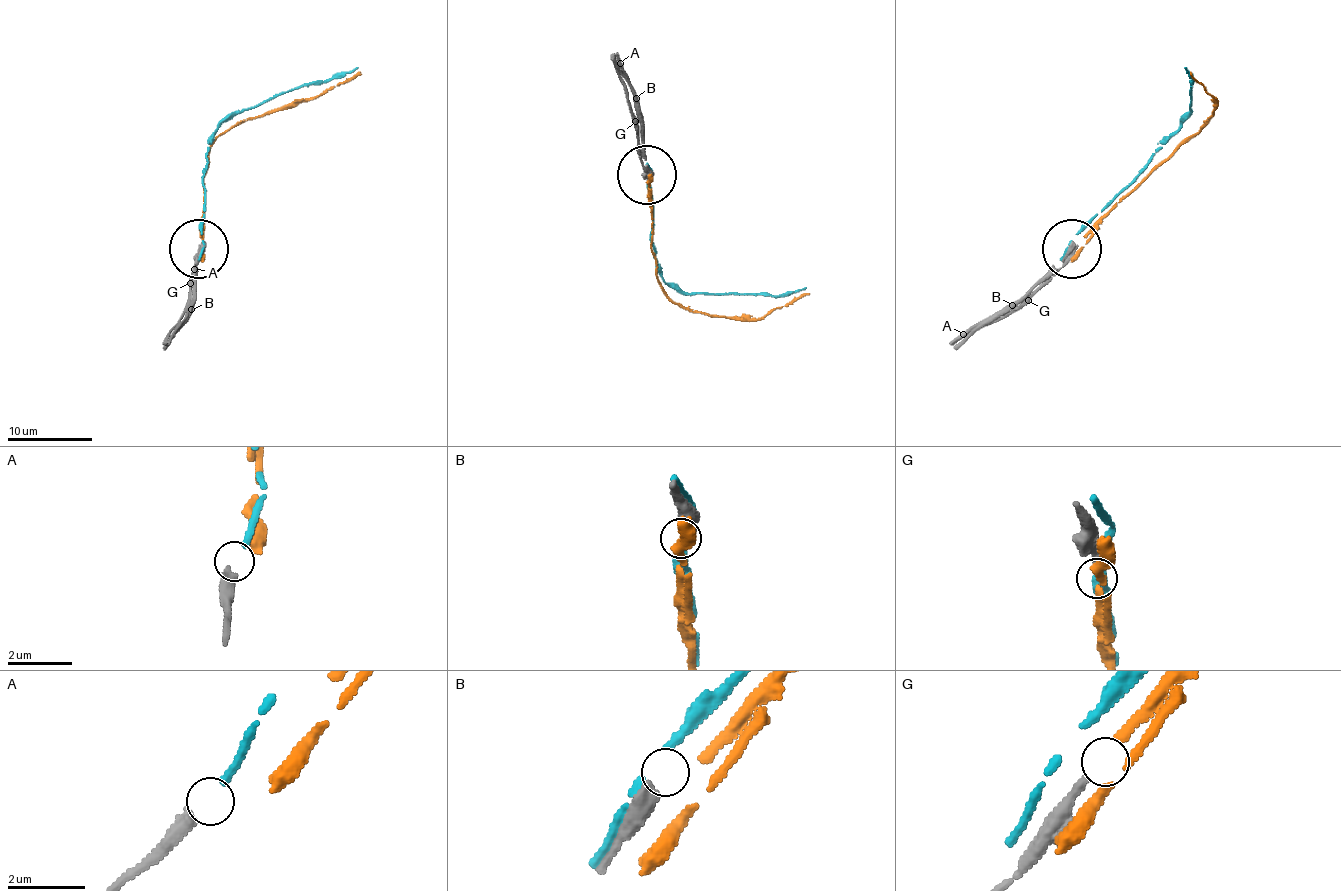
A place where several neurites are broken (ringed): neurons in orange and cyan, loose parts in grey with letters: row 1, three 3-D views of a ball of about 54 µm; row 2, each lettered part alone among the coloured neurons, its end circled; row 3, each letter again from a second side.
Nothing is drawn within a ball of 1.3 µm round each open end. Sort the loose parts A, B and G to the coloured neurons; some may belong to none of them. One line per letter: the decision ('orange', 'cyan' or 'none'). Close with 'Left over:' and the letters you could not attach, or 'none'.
A: cyan
B: none
G: orange
Left over: B

